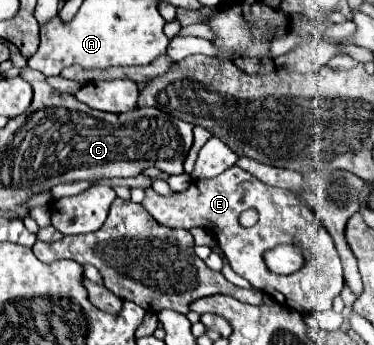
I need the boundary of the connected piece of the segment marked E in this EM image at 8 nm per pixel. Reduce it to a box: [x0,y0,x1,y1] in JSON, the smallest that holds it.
[143,167,343,313]

